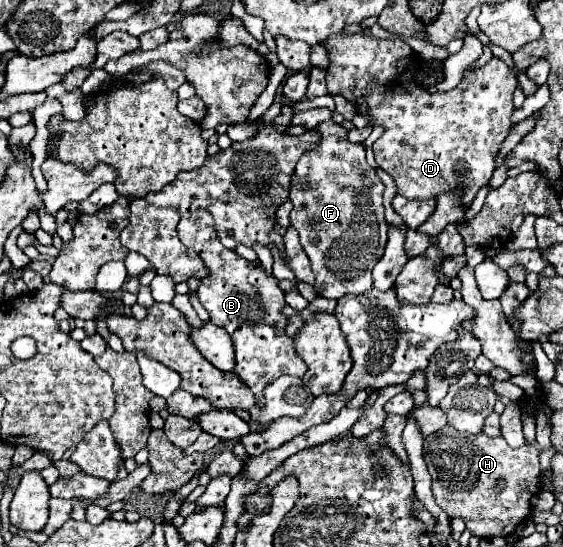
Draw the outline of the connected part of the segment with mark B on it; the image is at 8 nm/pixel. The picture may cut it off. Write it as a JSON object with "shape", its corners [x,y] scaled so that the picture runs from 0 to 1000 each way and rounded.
{"shape":[[[345,384],[330,391],[316,406],[316,435],[334,457],[345,457],[373,494],[373,505],[355,512],[355,527],[348,534],[352,548],[373,574],[377,592],[398,600],[412,614],[419,636],[419,687],[448,713],[455,739],[465,746],[469,709],[476,702],[504,684],[536,691],[544,680],[540,658],[526,654],[522,622],[504,607],[512,589],[508,578],[497,574],[508,559],[504,534],[494,527],[494,512],[487,505],[472,505],[462,486],[426,472],[419,461],[401,457],[391,446],[369,384]]]}

